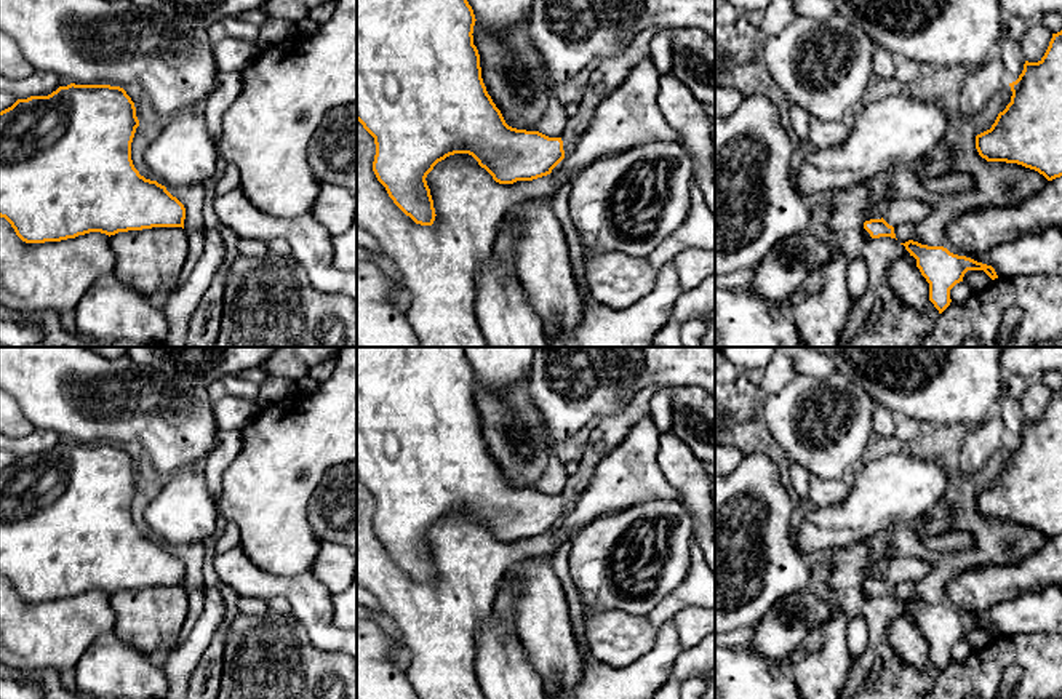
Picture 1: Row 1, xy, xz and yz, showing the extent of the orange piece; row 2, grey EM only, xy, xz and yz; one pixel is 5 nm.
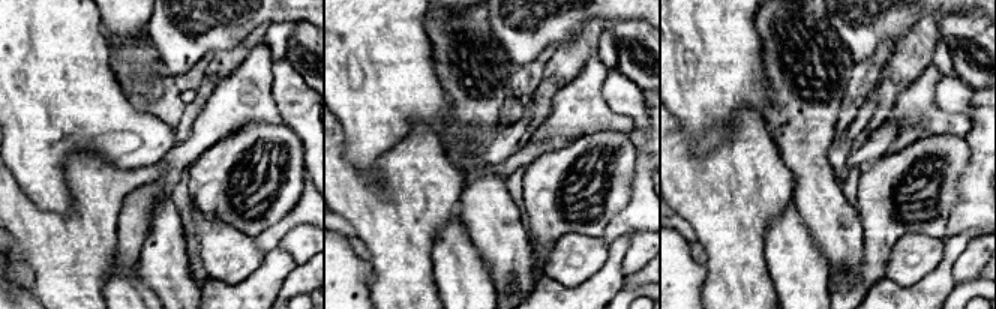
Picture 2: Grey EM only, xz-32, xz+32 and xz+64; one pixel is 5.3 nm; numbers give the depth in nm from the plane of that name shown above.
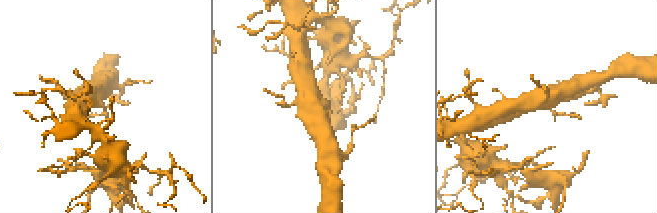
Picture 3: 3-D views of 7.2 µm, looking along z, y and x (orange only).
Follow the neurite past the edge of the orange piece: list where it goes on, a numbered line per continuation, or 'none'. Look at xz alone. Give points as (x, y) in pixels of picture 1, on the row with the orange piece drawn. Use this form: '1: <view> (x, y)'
none

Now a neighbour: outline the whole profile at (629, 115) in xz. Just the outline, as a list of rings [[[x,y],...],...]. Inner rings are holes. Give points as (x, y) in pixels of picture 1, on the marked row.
[[[649,56],[637,64],[625,82],[609,93],[595,109],[589,128],[577,138],[571,154],[552,170],[552,174],[577,174],[590,163],[649,141],[681,142],[659,107],[659,74]]]

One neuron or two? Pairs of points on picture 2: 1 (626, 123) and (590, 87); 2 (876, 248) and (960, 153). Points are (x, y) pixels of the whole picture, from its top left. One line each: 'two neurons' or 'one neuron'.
1: one neuron
2: one neuron

